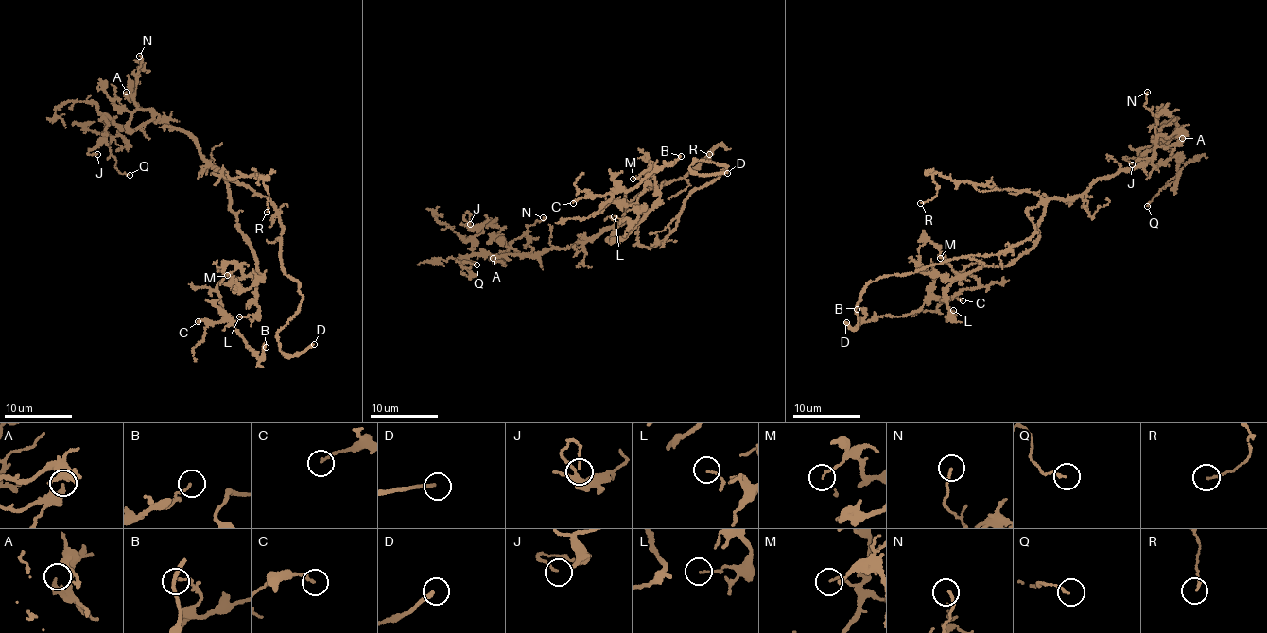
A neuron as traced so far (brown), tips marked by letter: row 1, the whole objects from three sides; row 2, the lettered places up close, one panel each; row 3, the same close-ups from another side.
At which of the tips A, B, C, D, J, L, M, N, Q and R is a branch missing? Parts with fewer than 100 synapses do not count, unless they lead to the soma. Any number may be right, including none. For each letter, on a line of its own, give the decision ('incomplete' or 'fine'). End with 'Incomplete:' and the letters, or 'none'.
A: fine
B: fine
C: fine
D: incomplete
J: fine
L: fine
M: fine
N: fine
Q: fine
R: fine
Incomplete: D

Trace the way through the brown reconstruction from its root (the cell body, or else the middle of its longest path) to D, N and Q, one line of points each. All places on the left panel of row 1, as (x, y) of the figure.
D: (224, 178), (270, 198), (284, 230), (280, 260), (303, 298), (278, 332), (279, 350), (298, 356), (314, 344)
N: (224, 178), (204, 161), (191, 136), (155, 120), (153, 112), (135, 105), (135, 75), (143, 60), (139, 56)
Q: (224, 178), (204, 161), (188, 134), (152, 120), (130, 132), (111, 121), (106, 135), (117, 170), (130, 175)

